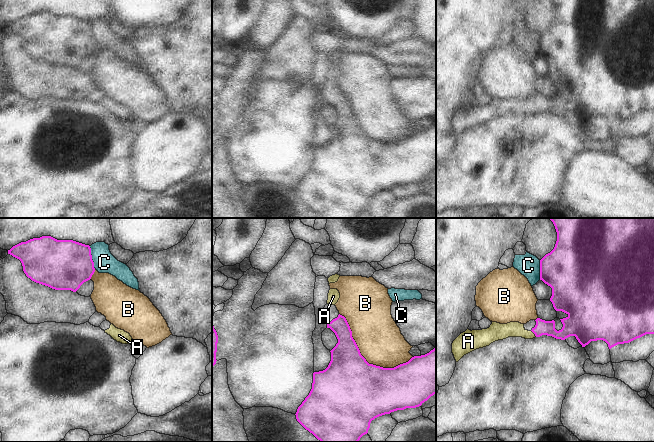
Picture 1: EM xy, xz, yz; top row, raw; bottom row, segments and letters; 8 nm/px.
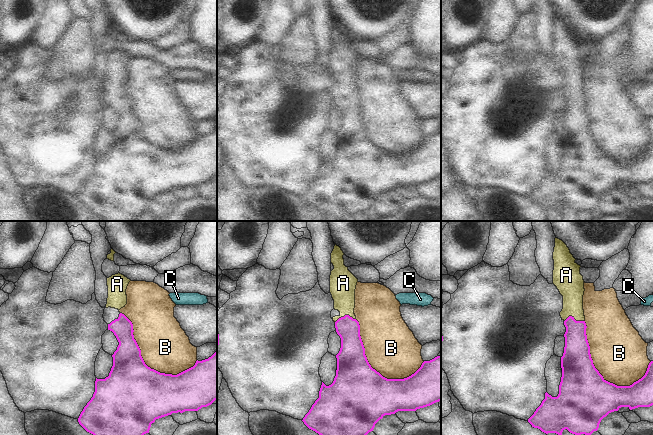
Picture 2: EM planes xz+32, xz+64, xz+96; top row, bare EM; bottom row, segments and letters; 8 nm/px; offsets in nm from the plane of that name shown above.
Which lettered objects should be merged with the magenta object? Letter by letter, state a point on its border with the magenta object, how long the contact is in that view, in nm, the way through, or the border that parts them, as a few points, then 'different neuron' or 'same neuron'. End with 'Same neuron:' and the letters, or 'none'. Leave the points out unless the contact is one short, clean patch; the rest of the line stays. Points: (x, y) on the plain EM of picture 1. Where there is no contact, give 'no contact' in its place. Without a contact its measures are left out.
A: yz (533, 108) | 70 nm | across yz (542, 103), (533, 108), (522, 109), (513, 105) | same neuron
B: xz (365, 135) | 700 nm | different neuron
C: xy (91, 33) | 190 nm | different neuron
Same neuron: A

